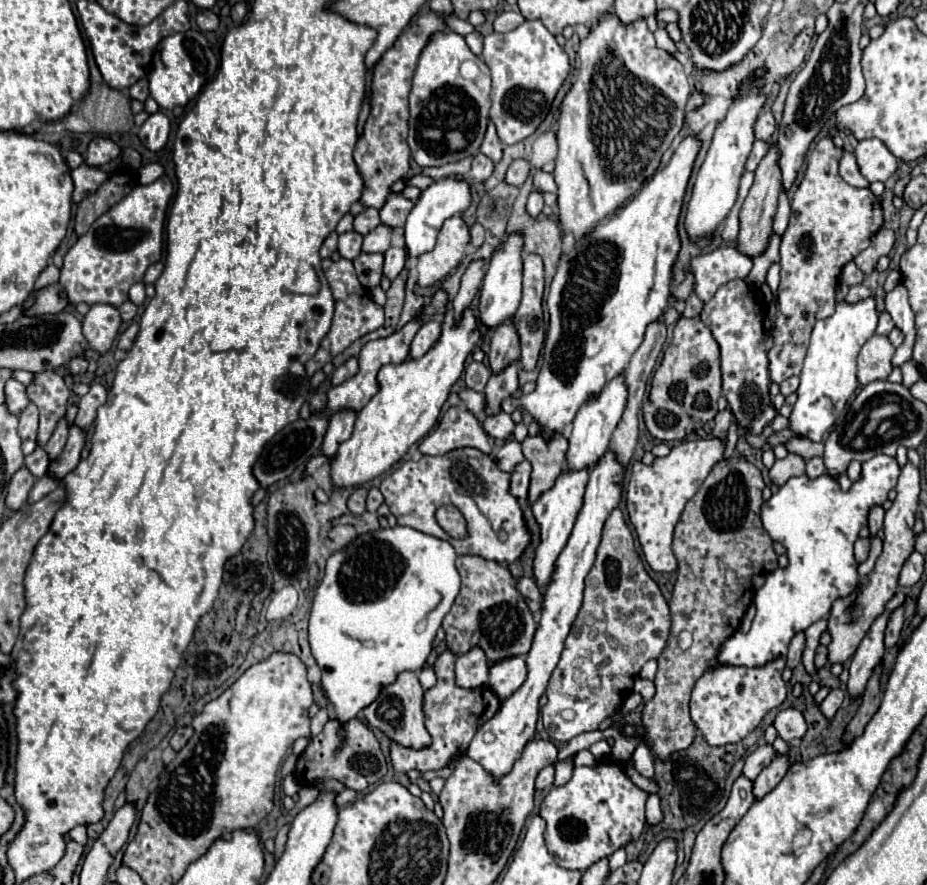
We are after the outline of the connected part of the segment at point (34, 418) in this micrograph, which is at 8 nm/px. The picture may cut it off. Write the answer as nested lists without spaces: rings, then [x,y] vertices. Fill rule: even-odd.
[[[30,402],[30,404],[20,412],[18,434],[20,434],[20,438],[36,440],[36,430],[38,430],[38,408]]]

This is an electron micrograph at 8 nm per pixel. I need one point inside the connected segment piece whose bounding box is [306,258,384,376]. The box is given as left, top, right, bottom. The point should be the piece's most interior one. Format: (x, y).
(356, 314)

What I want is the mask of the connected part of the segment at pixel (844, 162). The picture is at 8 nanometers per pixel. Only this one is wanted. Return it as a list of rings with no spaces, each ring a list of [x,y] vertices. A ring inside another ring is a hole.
[[[844,150],[844,152],[842,152],[838,172],[840,172],[840,176],[842,176],[850,186],[856,186],[856,188],[866,188],[866,186],[870,186],[870,184],[868,184],[868,180],[860,174],[854,154],[852,154],[852,152],[848,152],[848,150]]]

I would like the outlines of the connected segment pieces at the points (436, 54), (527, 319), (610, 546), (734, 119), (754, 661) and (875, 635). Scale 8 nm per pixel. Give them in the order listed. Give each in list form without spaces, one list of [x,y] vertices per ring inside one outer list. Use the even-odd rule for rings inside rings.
[[[452,30],[434,32],[418,58],[418,66],[416,66],[416,72],[412,78],[412,90],[410,90],[408,146],[412,150],[412,158],[416,160],[416,164],[418,166],[444,166],[444,164],[474,156],[482,144],[482,138],[488,126],[488,110],[490,110],[490,70],[486,68],[482,58],[472,54],[464,36]],[[464,60],[474,60],[482,70],[482,74],[472,82],[464,80],[458,72]]]
[[[538,254],[524,256],[522,270],[522,302],[514,314],[514,328],[520,336],[520,364],[524,370],[534,370],[544,346],[544,318],[542,318],[544,270]]]
[[[614,508],[604,524],[594,566],[586,576],[582,608],[566,638],[562,658],[550,676],[548,704],[540,708],[550,740],[568,742],[578,734],[598,730],[600,722],[610,718],[632,694],[642,666],[662,654],[668,634],[668,602],[644,570],[622,510]]]
[[[746,80],[744,90],[740,92],[740,96],[736,98],[736,102],[732,104],[732,108],[728,110],[724,122],[718,124],[712,144],[708,148],[706,160],[702,162],[696,182],[692,186],[692,198],[688,202],[688,210],[686,210],[686,218],[684,218],[684,228],[690,240],[702,238],[706,234],[712,234],[728,216],[728,212],[732,210],[736,196],[738,196],[738,184],[740,184],[740,176],[744,172],[744,164],[746,158],[752,150],[752,142],[754,142],[754,122],[758,118],[758,112],[764,104],[764,92],[754,88],[750,84],[750,80]]]
[[[880,454],[862,464],[862,478],[854,482],[848,492],[842,492],[838,482],[826,474],[822,474],[816,480],[798,476],[798,478],[790,478],[776,494],[772,494],[768,502],[762,504],[764,530],[770,534],[774,542],[780,542],[786,548],[788,566],[770,572],[766,576],[764,586],[756,590],[756,596],[754,596],[756,616],[752,620],[752,628],[746,634],[734,634],[724,642],[718,658],[720,664],[758,668],[762,664],[768,664],[770,660],[776,660],[778,656],[786,656],[788,642],[794,638],[796,632],[802,632],[810,624],[828,616],[832,602],[836,598],[848,596],[858,586],[858,570],[856,570],[858,562],[854,560],[854,542],[858,538],[860,528],[868,524],[866,520],[868,510],[876,504],[886,502],[888,492],[896,486],[898,474],[900,474],[900,466],[896,458]]]
[[[898,592],[888,602],[886,612],[872,624],[872,628],[868,630],[868,634],[860,642],[856,654],[852,656],[852,664],[848,668],[850,678],[848,678],[848,684],[846,684],[850,698],[858,698],[864,692],[866,682],[868,682],[874,666],[882,660],[882,654],[884,654],[884,628],[886,628],[886,622],[888,622],[888,616],[892,614],[892,610],[898,608],[900,604],[904,604],[904,594],[902,592]]]

